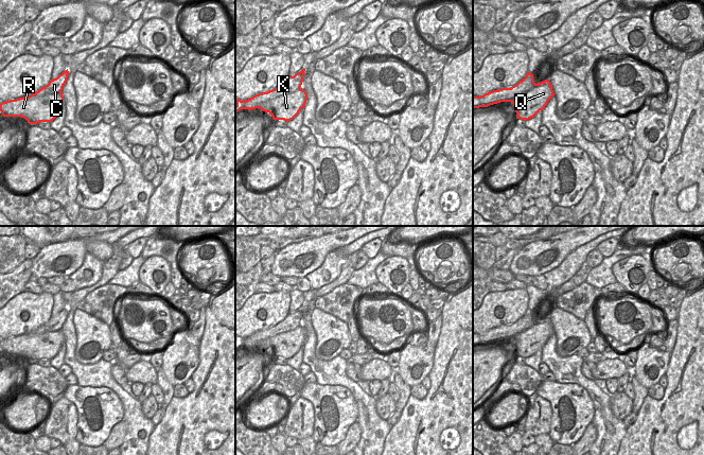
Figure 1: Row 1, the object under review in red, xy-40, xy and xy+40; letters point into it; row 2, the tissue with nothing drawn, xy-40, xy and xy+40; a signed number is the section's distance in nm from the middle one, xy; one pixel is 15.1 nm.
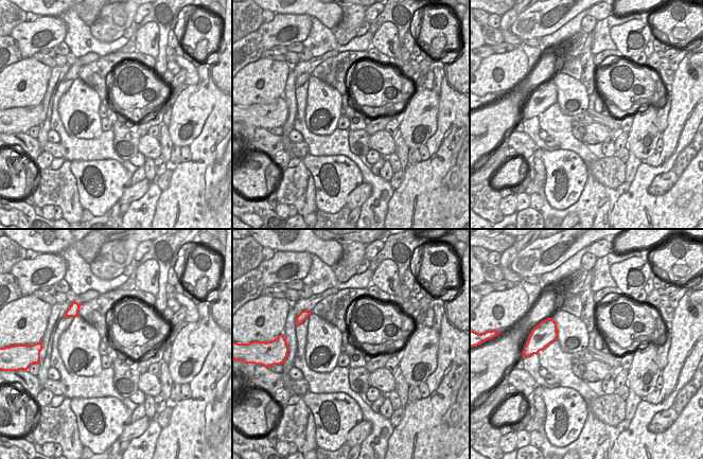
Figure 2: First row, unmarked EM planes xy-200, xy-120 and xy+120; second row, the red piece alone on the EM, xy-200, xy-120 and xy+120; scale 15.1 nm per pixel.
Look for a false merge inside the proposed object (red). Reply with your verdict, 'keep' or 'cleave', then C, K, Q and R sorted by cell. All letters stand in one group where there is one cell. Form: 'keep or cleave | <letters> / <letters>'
cleave | C / K Q R

